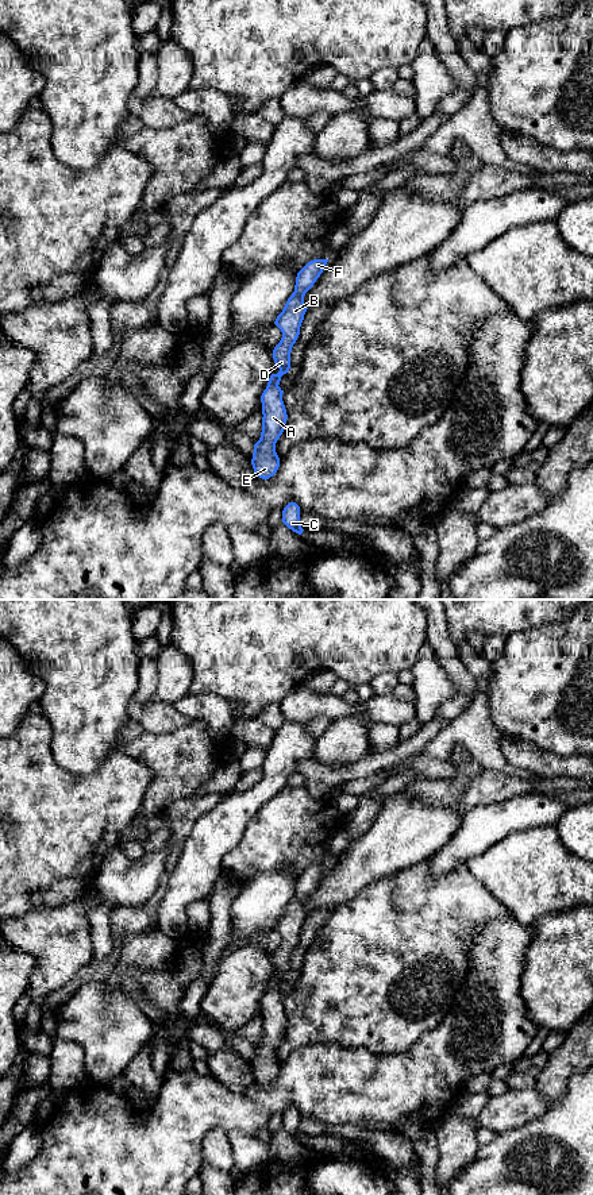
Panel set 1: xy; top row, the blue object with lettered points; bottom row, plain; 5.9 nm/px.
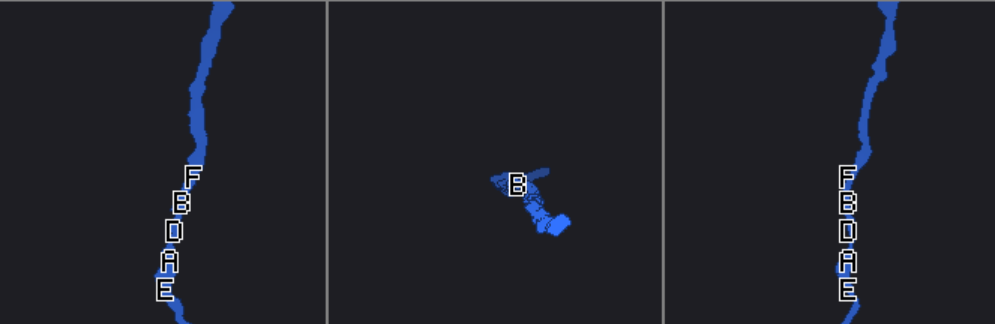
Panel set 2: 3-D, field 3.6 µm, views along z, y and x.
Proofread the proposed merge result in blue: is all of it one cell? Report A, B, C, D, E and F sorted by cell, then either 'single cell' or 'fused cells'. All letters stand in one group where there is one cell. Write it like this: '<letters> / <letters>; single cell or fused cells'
A B C D E F; single cell

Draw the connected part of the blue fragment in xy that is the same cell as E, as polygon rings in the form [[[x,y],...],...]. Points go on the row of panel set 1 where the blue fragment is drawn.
[[[313,259],[297,273],[294,292],[274,321],[282,332],[280,343],[273,350],[273,359],[280,371],[270,375],[261,396],[262,432],[254,444],[251,459],[255,475],[262,479],[273,477],[280,467],[276,443],[285,429],[288,415],[282,401],[284,390],[278,385],[281,377],[290,369],[292,347],[300,335],[300,327],[308,309],[304,304],[304,296],[320,277],[327,262],[328,259]]]

